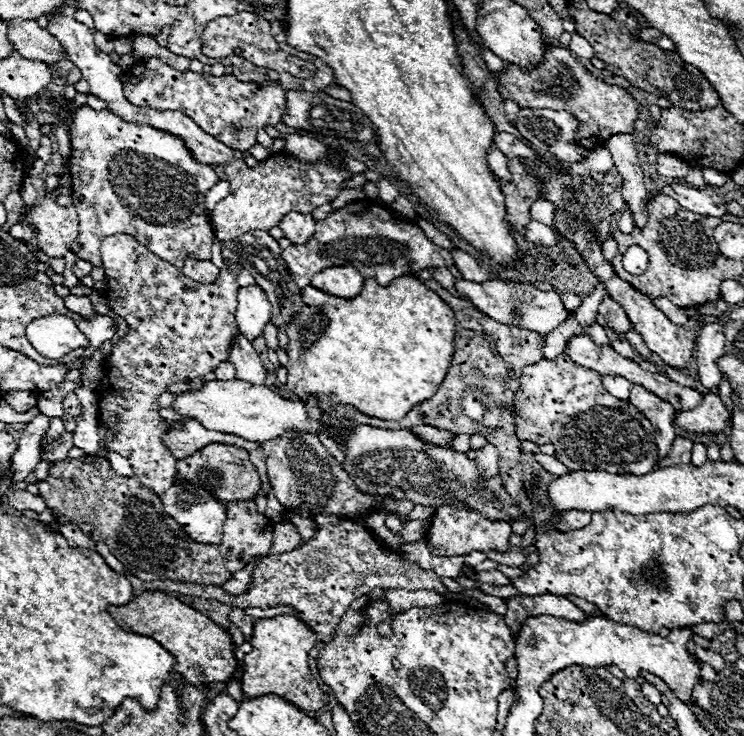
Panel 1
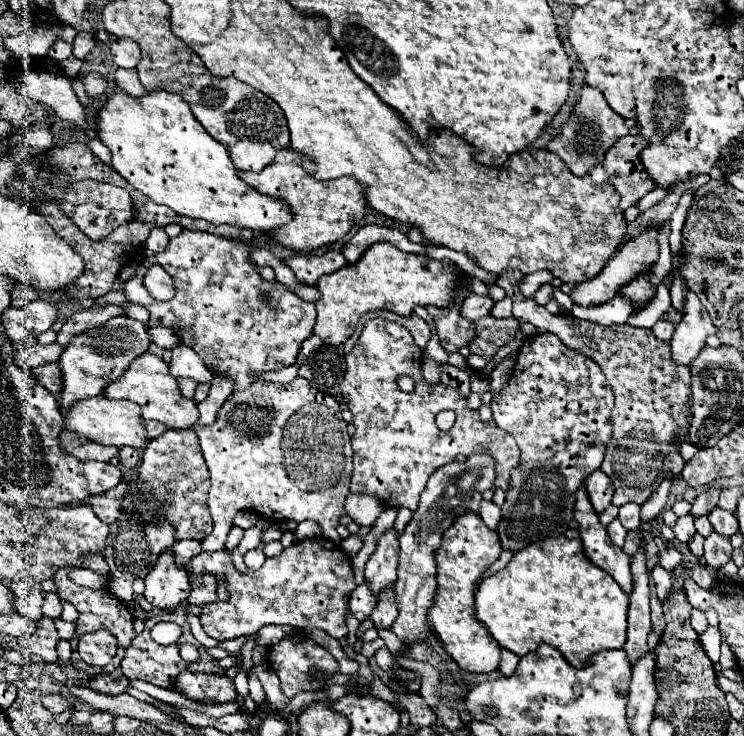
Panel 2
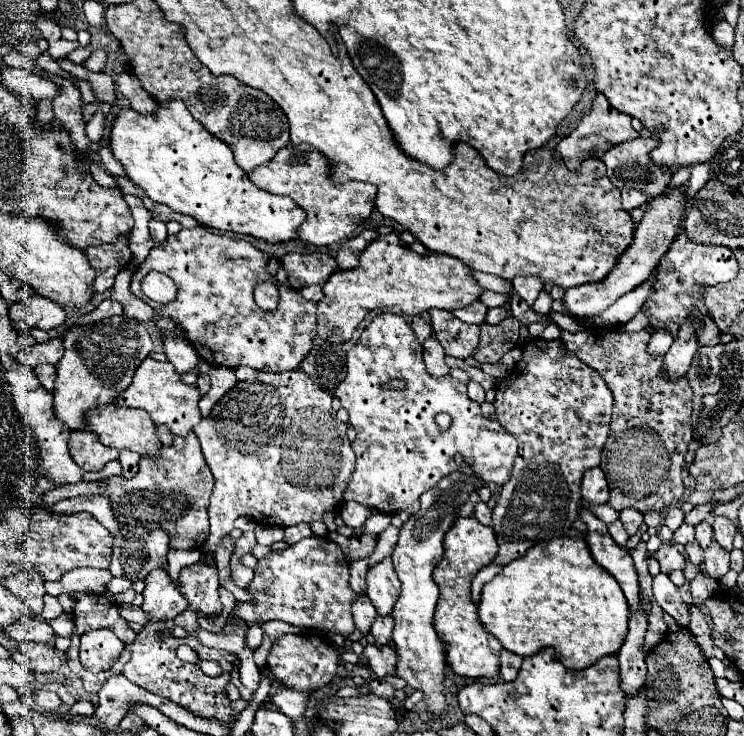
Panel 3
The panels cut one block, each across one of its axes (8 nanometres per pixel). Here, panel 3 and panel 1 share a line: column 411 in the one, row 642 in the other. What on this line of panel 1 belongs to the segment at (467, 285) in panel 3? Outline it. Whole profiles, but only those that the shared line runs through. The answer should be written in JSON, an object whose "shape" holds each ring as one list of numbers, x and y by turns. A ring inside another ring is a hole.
{"shape":[[290,614,258,618,254,620,254,636,250,638,250,644,252,652,244,656,242,674,242,690,246,696,258,698,264,694,276,694,306,712,320,710,328,704,328,694,320,690,316,680,312,680,308,668,308,652,316,644,316,634,306,622]]}

